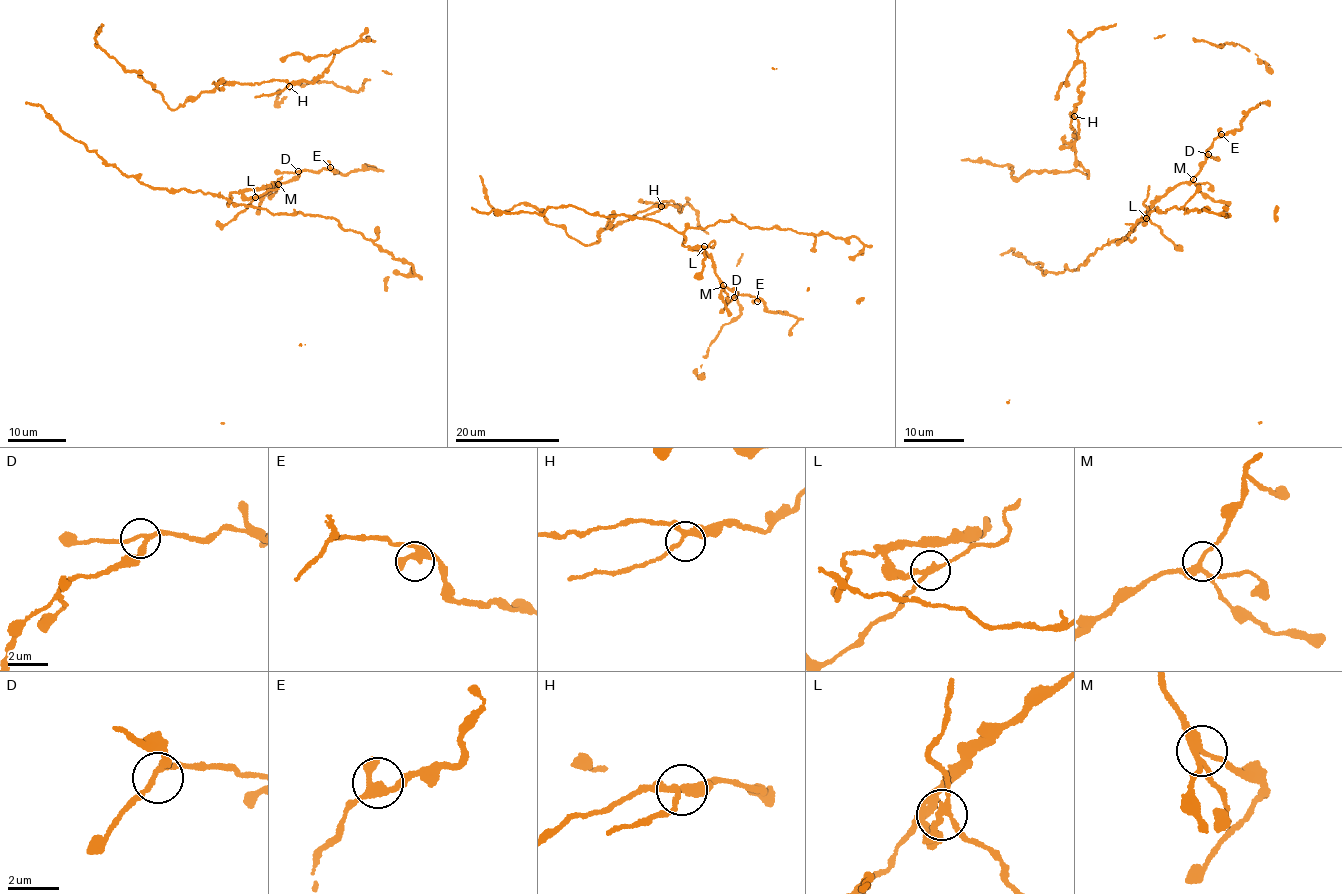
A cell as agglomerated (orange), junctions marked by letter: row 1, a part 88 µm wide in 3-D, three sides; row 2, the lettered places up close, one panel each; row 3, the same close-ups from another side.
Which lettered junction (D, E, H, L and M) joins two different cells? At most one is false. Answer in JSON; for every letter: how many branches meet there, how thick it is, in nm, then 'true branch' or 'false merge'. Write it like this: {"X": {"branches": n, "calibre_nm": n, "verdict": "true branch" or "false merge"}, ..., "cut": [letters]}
{"D": {"branches": 3, "calibre_nm": 190, "verdict": "true branch"}, "E": {"branches": 3, "calibre_nm": 320, "verdict": "true branch"}, "H": {"branches": 3, "calibre_nm": 200, "verdict": "true branch"}, "L": {"branches": 3, "calibre_nm": 190, "verdict": "false merge"}, "M": {"branches": 3, "calibre_nm": 240, "verdict": "true branch"}, "cut": ["L"]}

